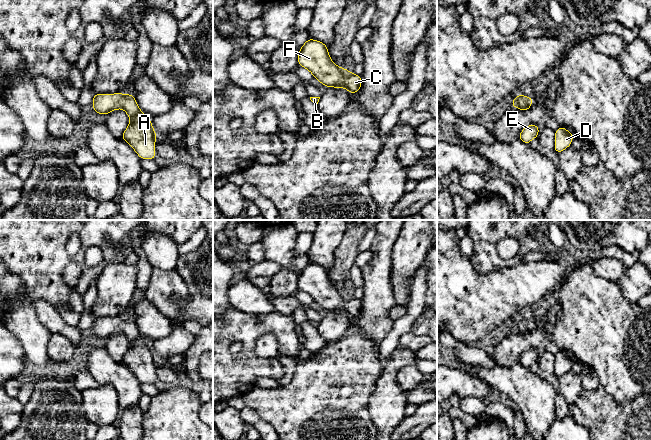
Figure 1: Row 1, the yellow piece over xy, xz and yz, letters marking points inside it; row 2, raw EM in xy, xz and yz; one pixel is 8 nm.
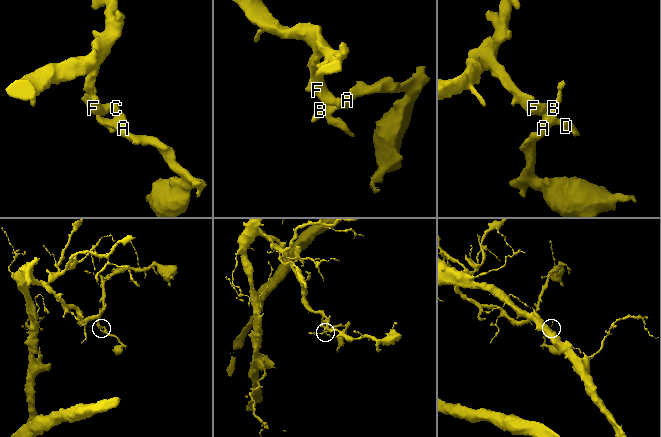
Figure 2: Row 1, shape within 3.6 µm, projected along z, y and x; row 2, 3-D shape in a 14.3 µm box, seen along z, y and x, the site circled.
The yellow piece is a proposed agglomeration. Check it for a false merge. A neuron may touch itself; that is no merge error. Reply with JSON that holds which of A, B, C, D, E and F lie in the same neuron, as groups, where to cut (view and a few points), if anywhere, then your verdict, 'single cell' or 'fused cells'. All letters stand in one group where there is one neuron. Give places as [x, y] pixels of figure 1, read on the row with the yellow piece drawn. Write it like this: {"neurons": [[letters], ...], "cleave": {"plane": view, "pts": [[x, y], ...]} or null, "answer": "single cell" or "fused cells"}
{"neurons": [["A", "B", "C", "D", "E", "F"]], "cleave": null, "answer": "single cell"}

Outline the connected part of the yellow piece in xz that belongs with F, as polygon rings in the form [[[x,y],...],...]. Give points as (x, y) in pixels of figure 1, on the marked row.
[[[309,38],[298,52],[298,66],[306,68],[325,87],[345,88],[351,94],[357,93],[362,78],[348,69],[338,67],[330,58],[328,46]]]

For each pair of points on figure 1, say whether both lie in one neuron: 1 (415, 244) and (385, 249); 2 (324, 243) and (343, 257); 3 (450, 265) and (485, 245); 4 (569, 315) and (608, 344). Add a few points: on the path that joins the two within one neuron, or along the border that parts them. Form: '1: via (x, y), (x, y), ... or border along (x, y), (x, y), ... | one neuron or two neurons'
1: border along (400, 230), (392, 249), (392, 269), (390, 271) | two neurons
2: border along (345, 230), (334, 252), (334, 262), (328, 270) | two neurons
3: border along (469, 258), (472, 267), (477, 272), (488, 272) | two neurons
4: via (579, 315), (598, 334) | one neuron

